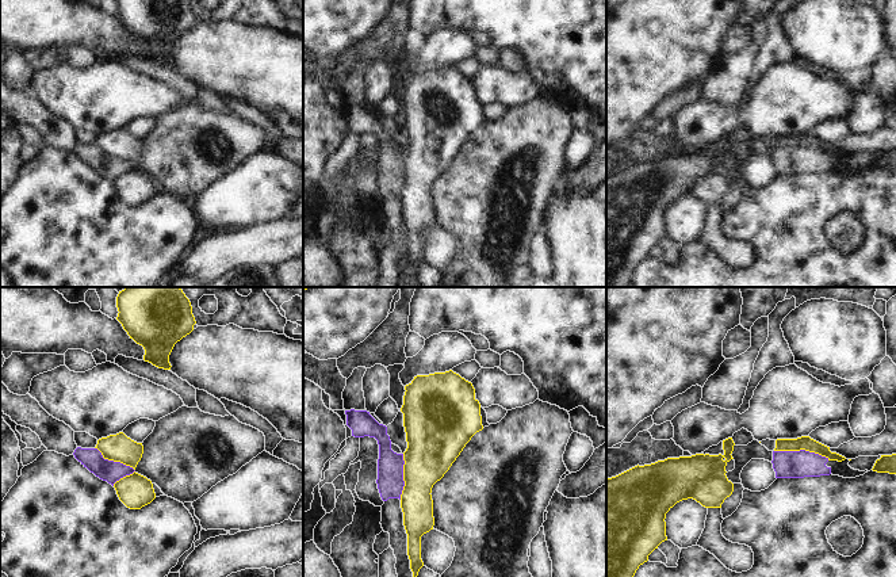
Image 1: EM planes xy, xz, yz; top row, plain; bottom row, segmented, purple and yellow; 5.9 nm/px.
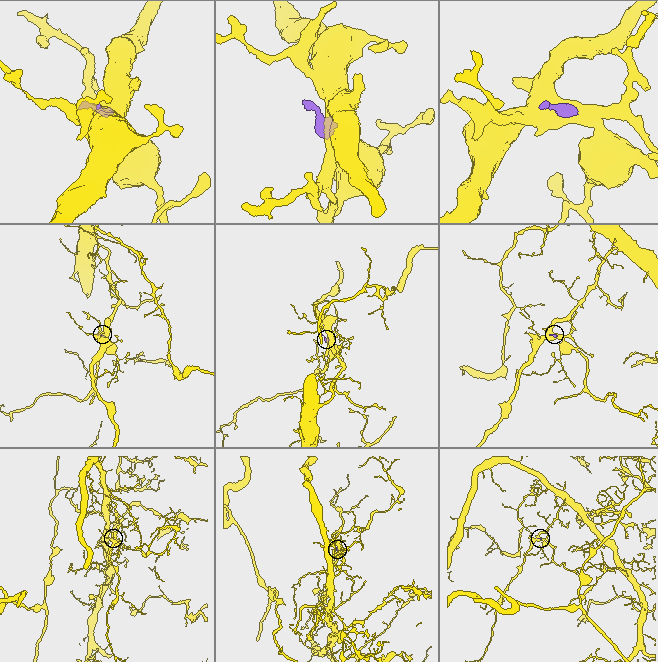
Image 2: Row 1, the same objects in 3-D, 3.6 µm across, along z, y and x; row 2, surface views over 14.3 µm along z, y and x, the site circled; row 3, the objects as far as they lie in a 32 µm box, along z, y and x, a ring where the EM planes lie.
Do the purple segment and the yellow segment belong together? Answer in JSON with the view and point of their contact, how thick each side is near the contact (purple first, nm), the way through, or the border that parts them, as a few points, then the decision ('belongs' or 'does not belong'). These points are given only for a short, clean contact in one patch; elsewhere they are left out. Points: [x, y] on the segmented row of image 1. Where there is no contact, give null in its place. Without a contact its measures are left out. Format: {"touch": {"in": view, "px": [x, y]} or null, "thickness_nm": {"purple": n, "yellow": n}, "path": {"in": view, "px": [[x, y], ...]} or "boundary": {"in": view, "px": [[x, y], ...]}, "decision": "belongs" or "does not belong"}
{"touch": {"in": "xy", "px": [115, 462]}, "thickness_nm": {"purple": 130, "yellow": 160}, "boundary": {"in": "xy", "px": [[95, 447], [104, 458], [129, 465], [134, 472]]}, "decision": "does not belong"}

